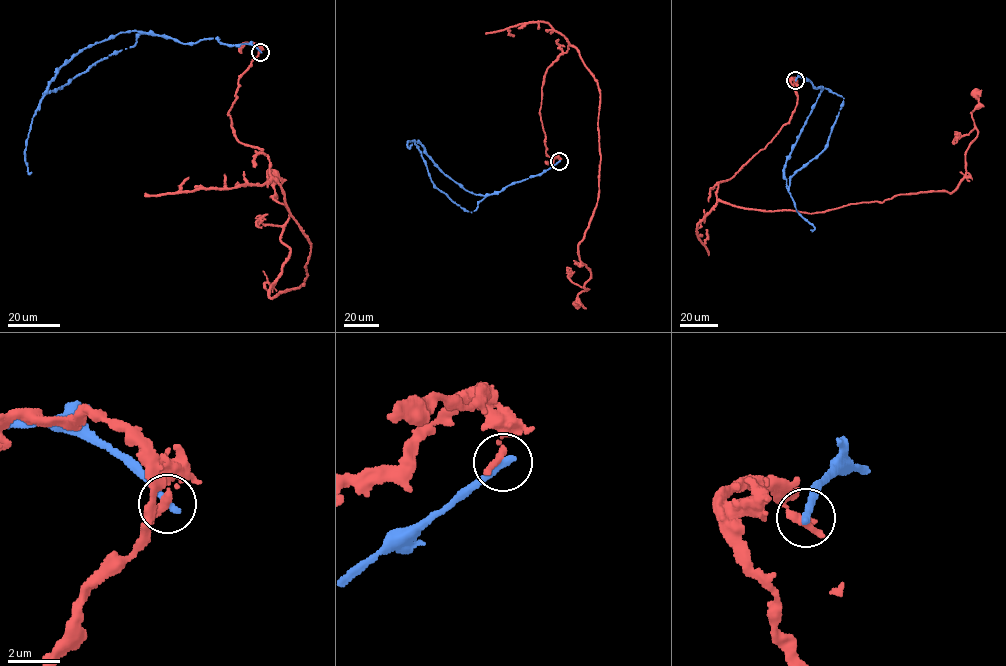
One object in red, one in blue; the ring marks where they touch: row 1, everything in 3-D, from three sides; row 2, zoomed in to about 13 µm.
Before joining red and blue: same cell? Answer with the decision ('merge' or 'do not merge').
do not merge

